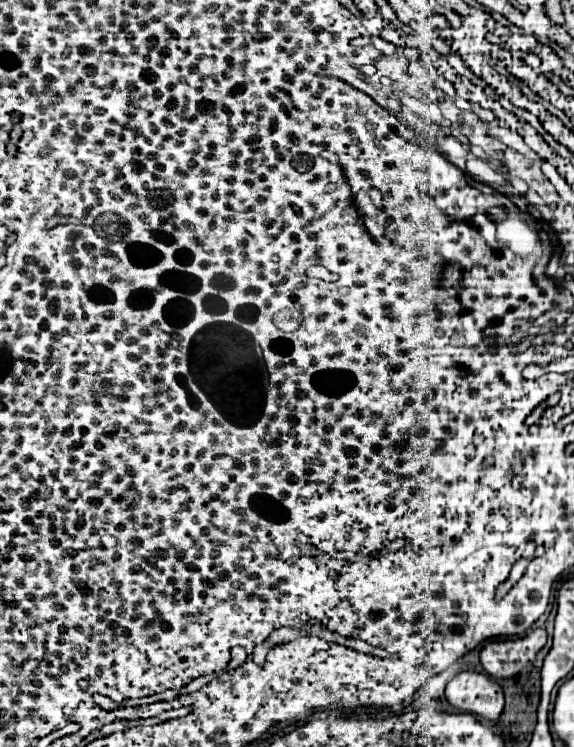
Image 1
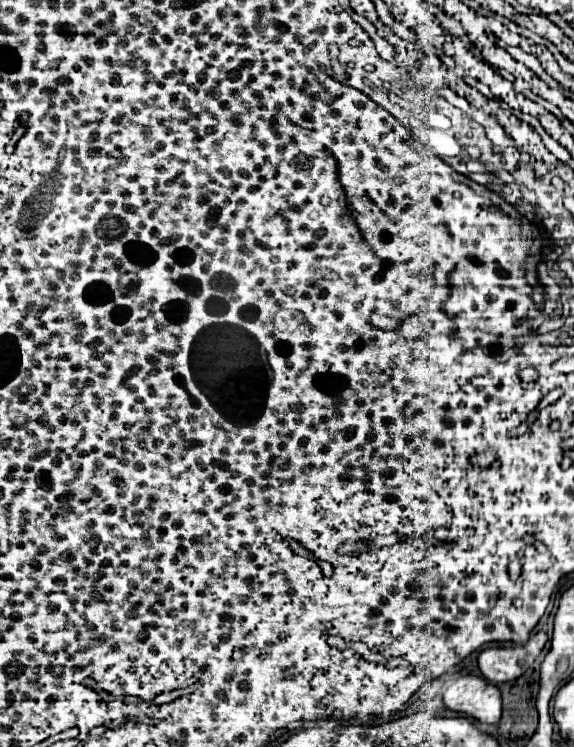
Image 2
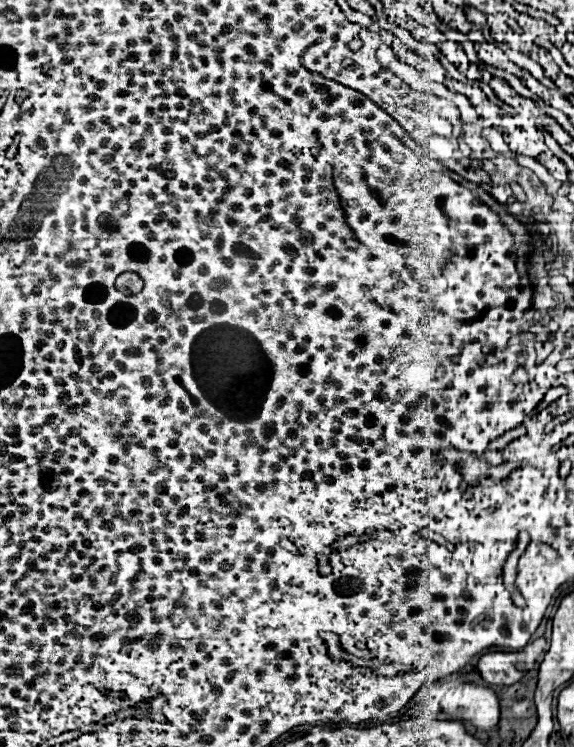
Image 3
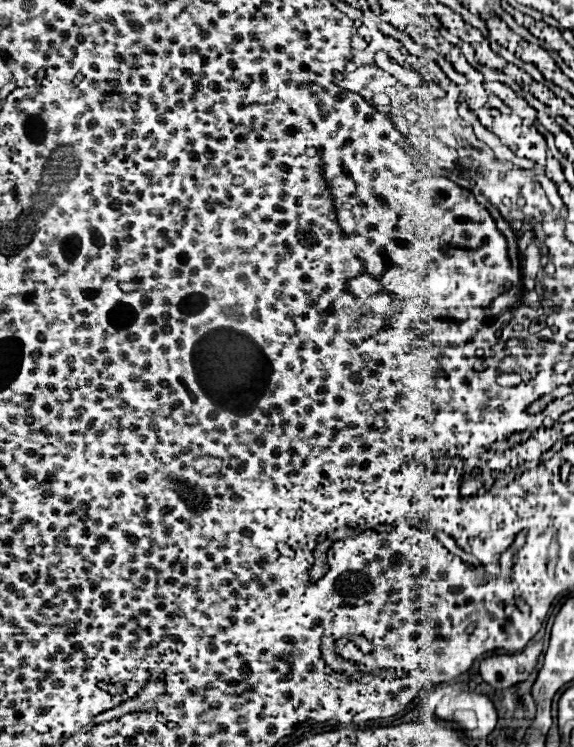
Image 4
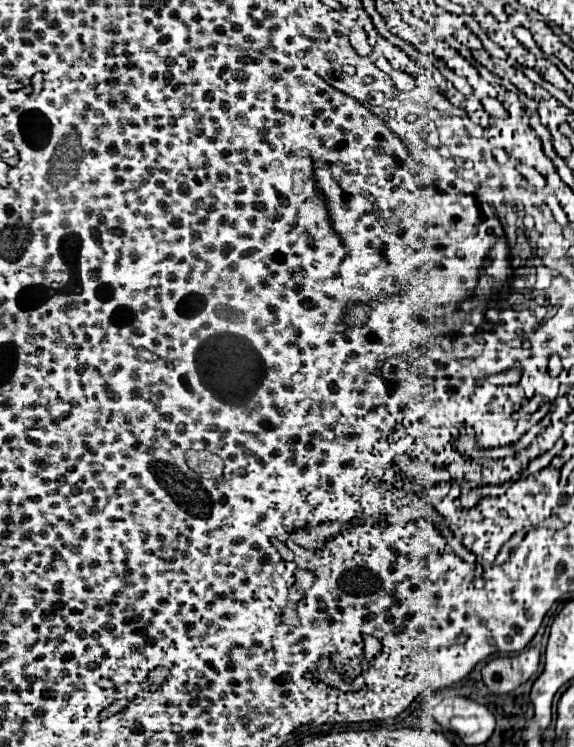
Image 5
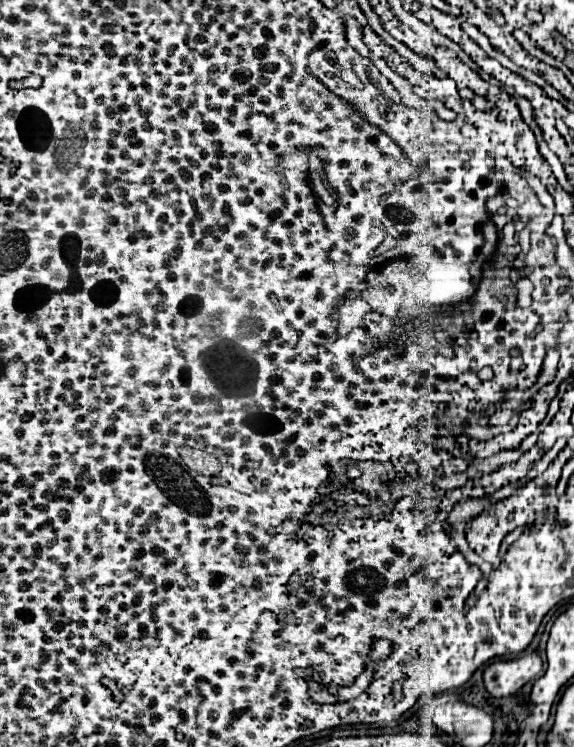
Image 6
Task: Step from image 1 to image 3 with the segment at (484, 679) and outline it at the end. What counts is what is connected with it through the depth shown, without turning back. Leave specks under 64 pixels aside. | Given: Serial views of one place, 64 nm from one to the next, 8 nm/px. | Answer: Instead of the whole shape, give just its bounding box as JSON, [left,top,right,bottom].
[440,684,498,730]

